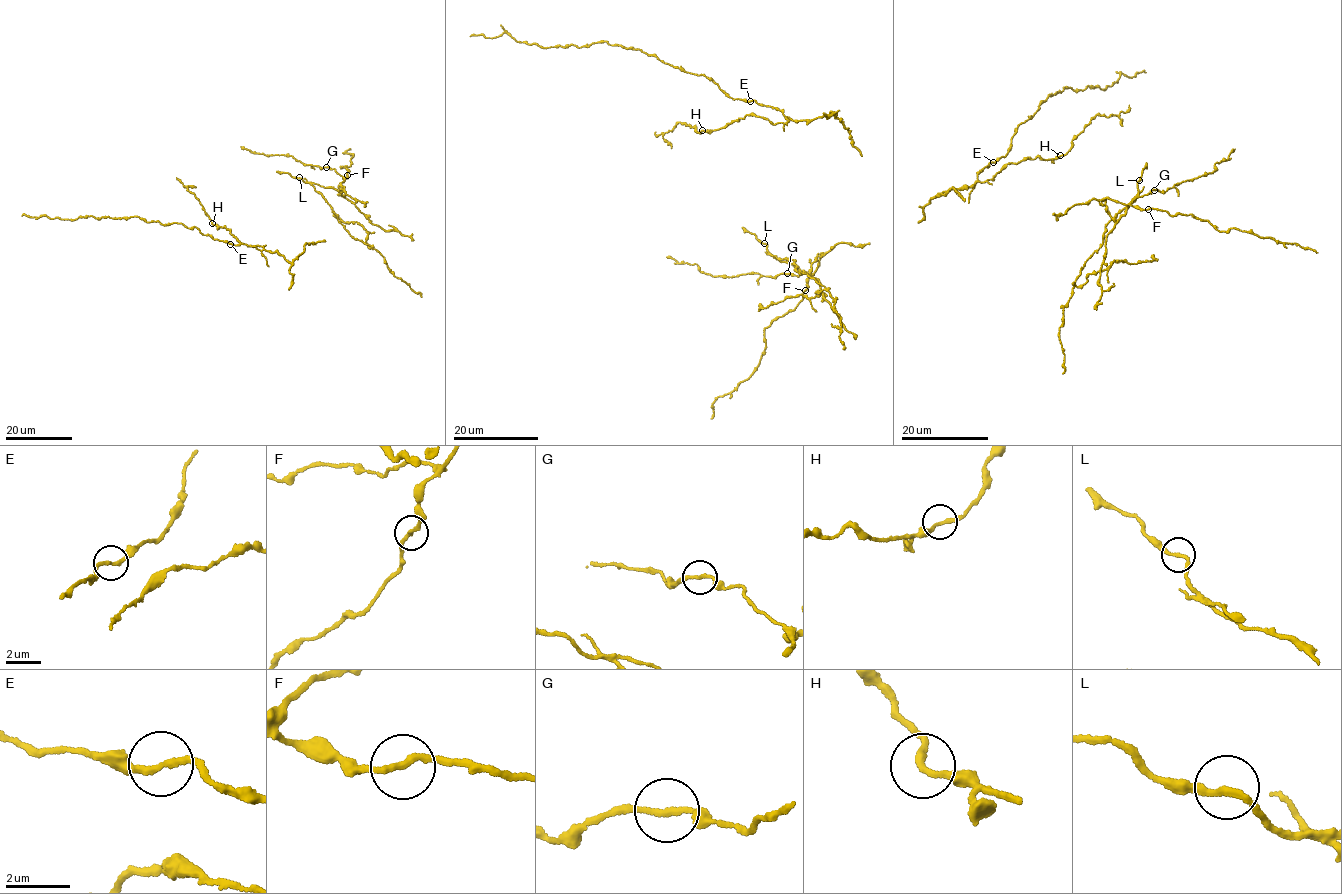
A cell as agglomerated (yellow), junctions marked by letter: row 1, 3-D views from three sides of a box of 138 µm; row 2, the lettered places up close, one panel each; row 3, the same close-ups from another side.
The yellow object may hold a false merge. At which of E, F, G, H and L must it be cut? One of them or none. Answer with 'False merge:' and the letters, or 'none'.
False merge: none

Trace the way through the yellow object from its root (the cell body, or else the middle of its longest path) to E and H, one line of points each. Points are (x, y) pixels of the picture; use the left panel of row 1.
E: (313, 243), (305, 245), (303, 251), (291, 262), (277, 252), (230, 243)
H: (313, 243), (305, 245), (303, 251), (291, 262), (277, 252), (237, 241), (229, 230), (212, 223)

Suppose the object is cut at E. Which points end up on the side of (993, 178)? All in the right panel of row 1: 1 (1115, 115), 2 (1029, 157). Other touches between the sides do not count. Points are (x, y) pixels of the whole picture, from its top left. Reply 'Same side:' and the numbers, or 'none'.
Same side: 1, 2

